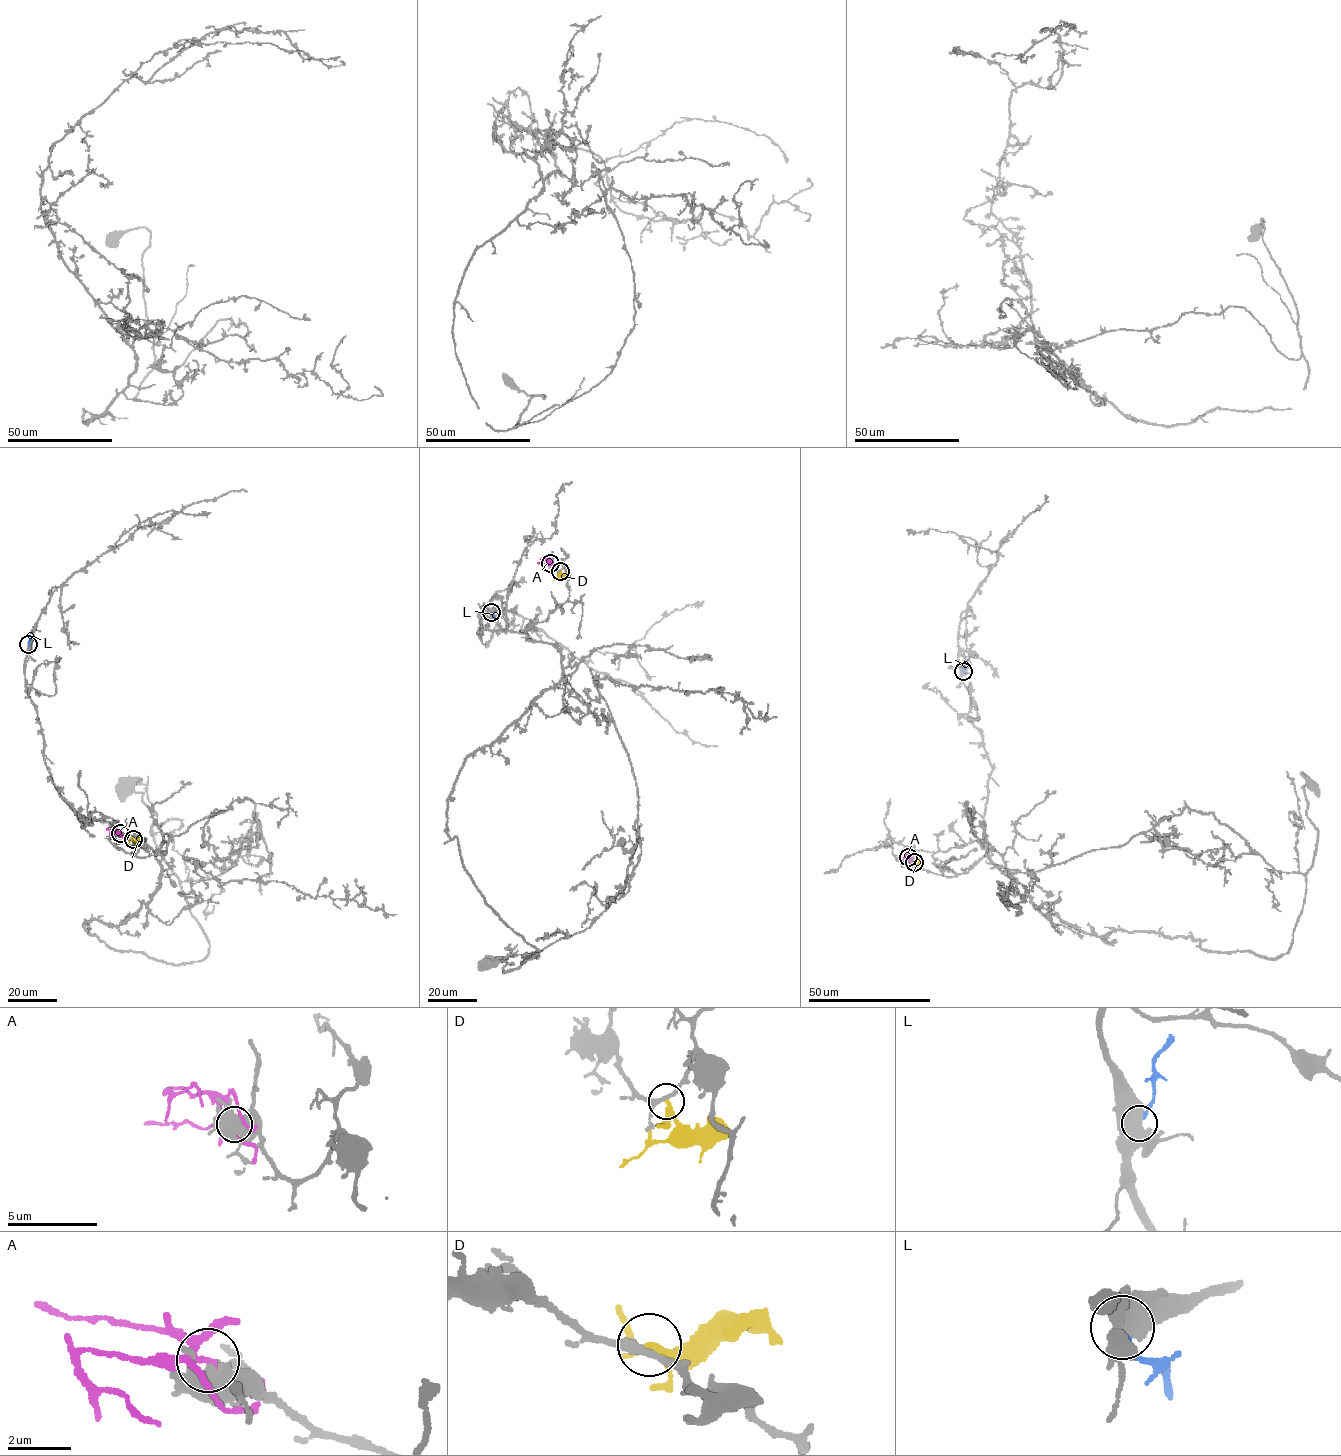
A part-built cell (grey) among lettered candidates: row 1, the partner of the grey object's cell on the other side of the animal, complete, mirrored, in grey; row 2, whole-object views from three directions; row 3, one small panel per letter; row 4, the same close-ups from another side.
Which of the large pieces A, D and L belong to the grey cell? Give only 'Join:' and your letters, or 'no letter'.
Join: no letter

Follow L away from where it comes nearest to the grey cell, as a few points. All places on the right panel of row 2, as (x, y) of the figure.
L: (963, 671), (968, 659)

